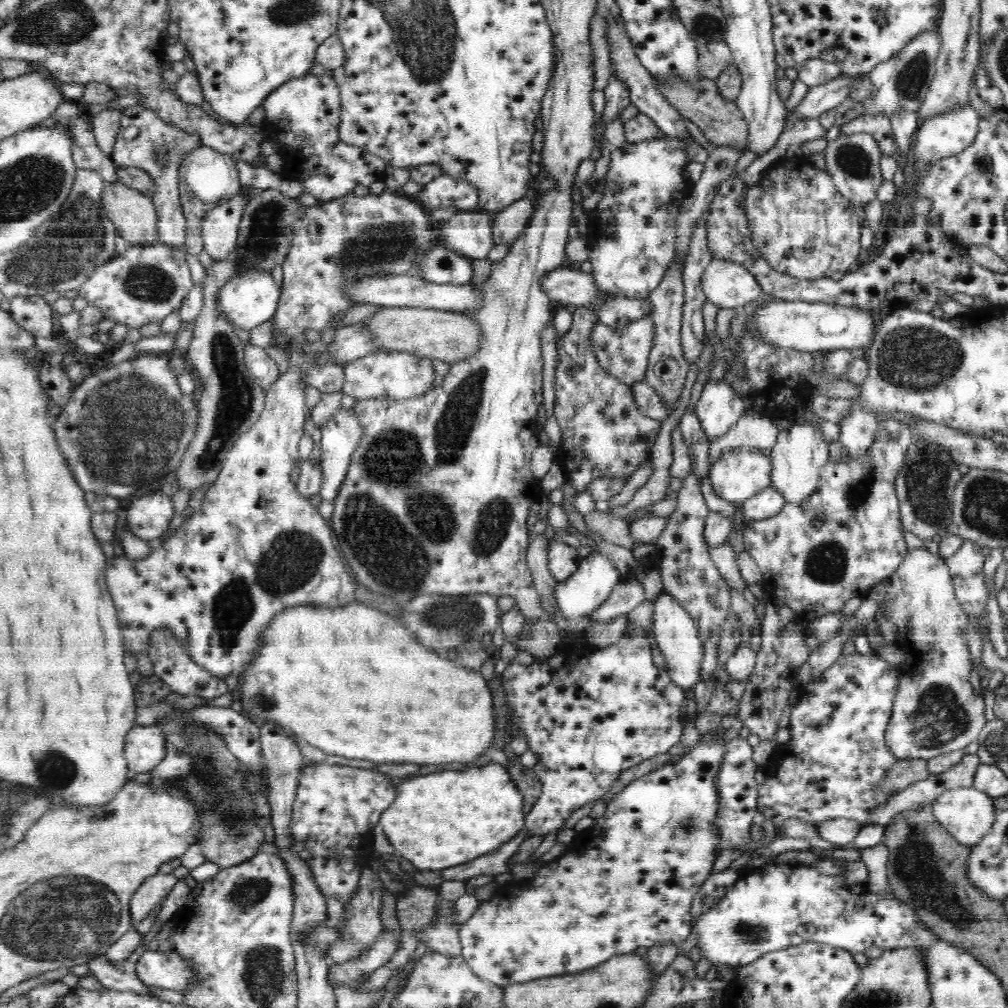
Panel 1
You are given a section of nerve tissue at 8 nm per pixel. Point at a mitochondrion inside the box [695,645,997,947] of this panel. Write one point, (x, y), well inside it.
(918, 866)

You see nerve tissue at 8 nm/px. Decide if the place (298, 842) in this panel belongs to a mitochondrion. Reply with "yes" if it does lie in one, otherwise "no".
no

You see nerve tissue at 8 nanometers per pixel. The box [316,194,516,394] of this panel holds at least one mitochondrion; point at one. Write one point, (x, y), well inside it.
(385, 244)

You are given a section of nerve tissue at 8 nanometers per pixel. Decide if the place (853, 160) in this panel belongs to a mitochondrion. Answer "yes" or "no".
yes

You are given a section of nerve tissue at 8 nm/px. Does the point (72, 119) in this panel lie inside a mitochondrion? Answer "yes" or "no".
no

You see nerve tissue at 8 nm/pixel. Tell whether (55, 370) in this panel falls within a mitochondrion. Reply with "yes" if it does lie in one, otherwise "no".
no

